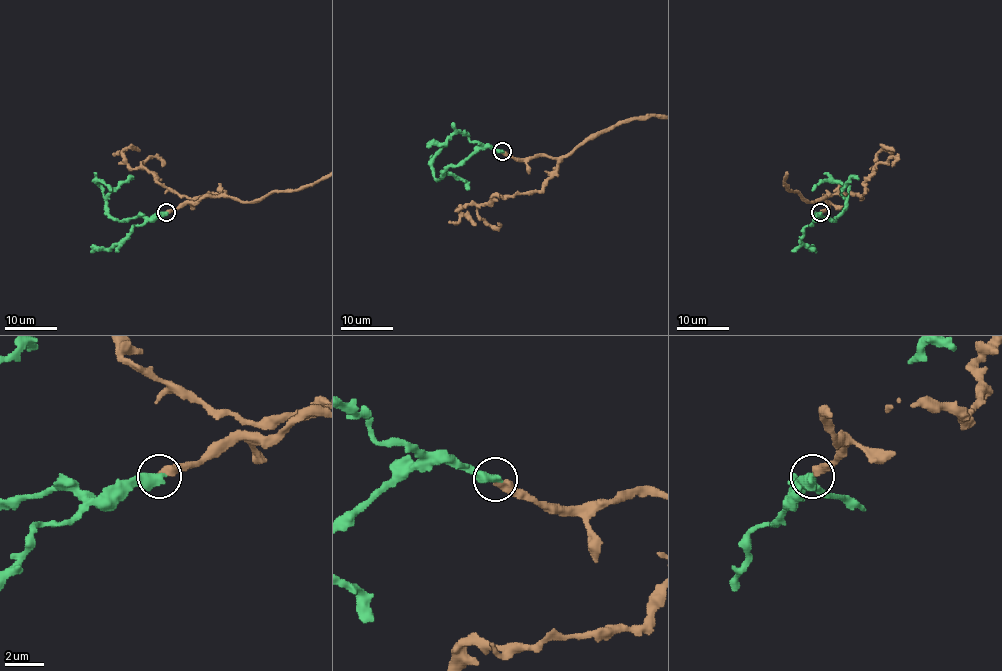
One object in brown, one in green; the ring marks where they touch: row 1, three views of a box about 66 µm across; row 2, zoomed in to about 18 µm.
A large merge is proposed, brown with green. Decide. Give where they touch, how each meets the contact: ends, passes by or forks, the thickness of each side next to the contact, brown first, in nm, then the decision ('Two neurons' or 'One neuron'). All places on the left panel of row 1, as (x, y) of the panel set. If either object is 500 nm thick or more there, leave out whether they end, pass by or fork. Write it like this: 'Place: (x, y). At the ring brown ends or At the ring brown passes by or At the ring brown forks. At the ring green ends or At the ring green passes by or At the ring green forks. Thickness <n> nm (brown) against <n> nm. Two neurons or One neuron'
Place: (166, 212). Thickness 400 nm (brown) against 550 nm. One neuron

